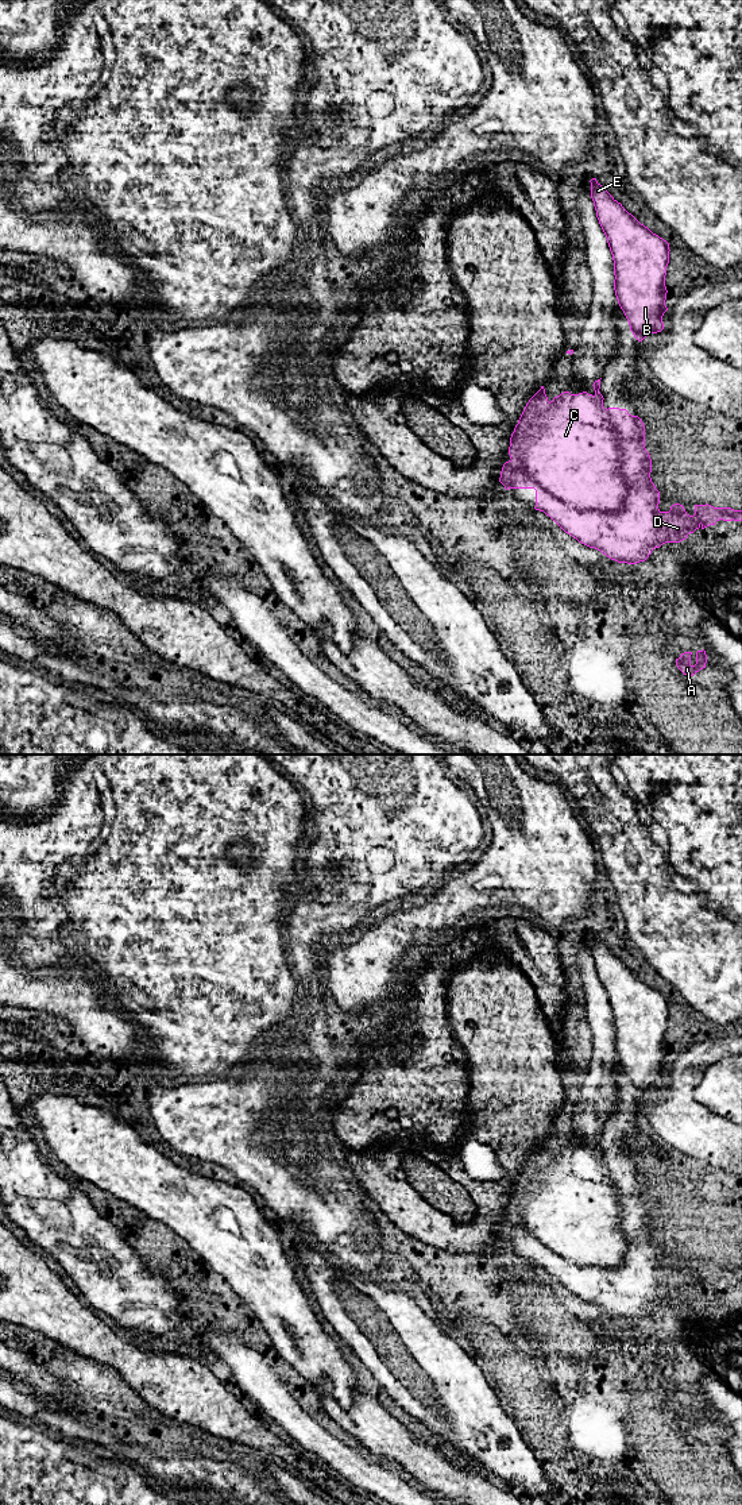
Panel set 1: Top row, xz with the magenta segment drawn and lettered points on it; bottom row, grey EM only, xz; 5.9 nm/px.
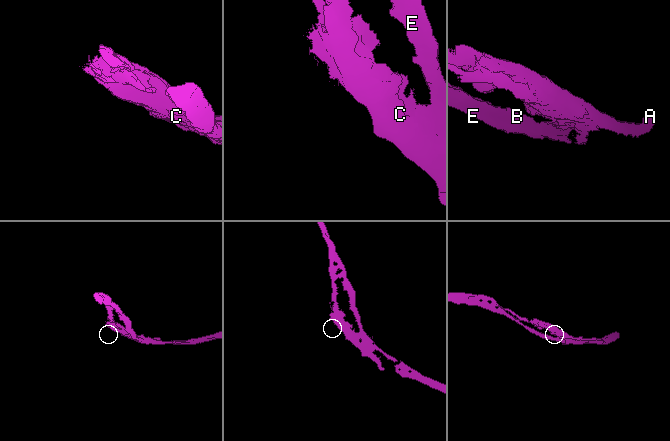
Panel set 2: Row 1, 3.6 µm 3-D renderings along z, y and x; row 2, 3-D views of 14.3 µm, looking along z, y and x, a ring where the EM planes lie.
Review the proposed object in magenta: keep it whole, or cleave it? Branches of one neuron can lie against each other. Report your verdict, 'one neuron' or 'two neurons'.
two neurons

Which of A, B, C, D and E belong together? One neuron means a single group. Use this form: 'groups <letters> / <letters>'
groups A B D E / C

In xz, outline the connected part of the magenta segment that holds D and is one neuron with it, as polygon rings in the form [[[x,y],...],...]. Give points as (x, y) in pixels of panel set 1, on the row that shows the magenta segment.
[[[607,409],[612,431],[619,436],[621,470],[627,485],[625,503],[618,510],[575,509],[545,491],[519,464],[509,460],[503,464],[499,482],[509,489],[534,489],[536,510],[549,516],[565,533],[579,543],[600,551],[618,563],[637,564],[645,562],[654,548],[665,543],[680,543],[696,529],[715,525],[716,521],[742,521],[742,510],[714,508],[708,503],[695,505],[695,514],[689,516],[684,506],[675,503],[669,512],[658,509],[660,491],[652,482],[652,459],[645,448],[645,425],[638,416],[626,409]]]

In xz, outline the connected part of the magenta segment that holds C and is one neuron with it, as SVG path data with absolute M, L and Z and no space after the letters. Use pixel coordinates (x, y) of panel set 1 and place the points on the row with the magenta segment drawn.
M600 379L594 382L595 394L588 394L587 391L579 394L571 394L564 391L560 395L554 397L550 402L545 394L544 386L529 400L526 404L518 424L514 428L514 432L510 437L509 455L513 462L519 464L545 491L559 498L567 506L575 509L591 509L591 510L618 510L623 506L627 485L621 470L621 454L619 454L619 436L612 431L612 425L607 413L607 409L603 406L603 395L600 394Z

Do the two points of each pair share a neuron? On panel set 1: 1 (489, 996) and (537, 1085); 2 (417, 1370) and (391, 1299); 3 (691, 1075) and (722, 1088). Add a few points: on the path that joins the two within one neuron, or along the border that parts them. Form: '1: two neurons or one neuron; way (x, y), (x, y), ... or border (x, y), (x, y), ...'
1: one neuron; way (497, 1018), (509, 1045), (510, 1057), (517, 1064)
2: one neuron; way (410, 1353), (409, 1335), (402, 1316)
3: two neurons; border (727, 1057), (708, 1064), (699, 1075)

